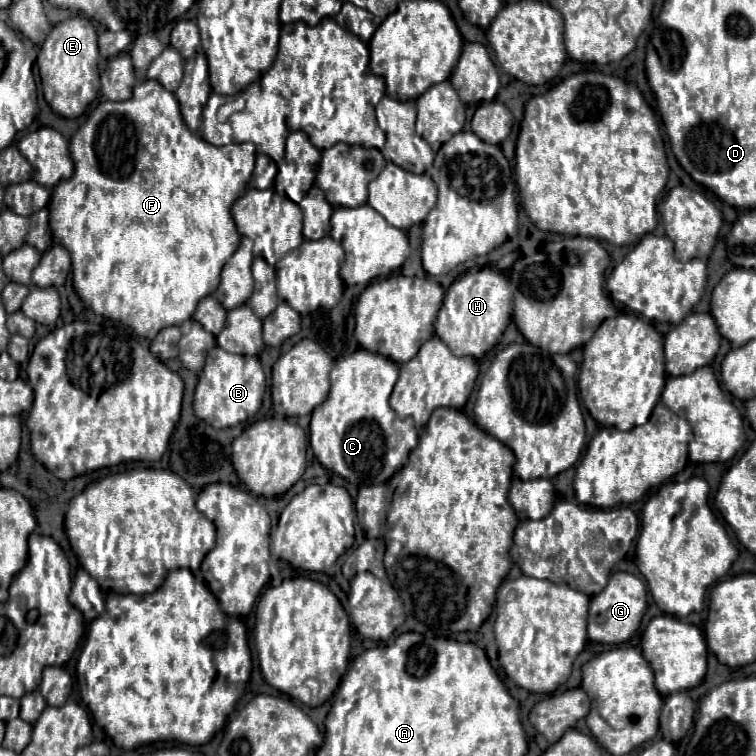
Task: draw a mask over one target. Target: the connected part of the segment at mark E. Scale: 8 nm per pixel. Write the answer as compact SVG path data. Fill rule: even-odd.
M71 17L63 23L57 23L49 37L45 39L37 65L41 75L41 85L45 77L45 99L51 105L51 109L67 119L79 117L87 105L97 97L99 93L99 71L98 71L98 43L97 31L85 17Z

